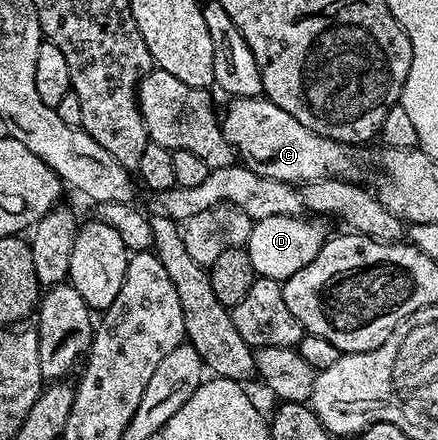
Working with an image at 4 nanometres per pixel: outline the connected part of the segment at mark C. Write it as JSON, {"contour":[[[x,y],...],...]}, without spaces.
{"contour":[[[235,97],[220,118],[223,135],[233,144],[240,164],[264,177],[290,183],[319,180],[360,182],[361,153],[356,144],[327,139],[287,115],[283,107],[259,97]]]}

